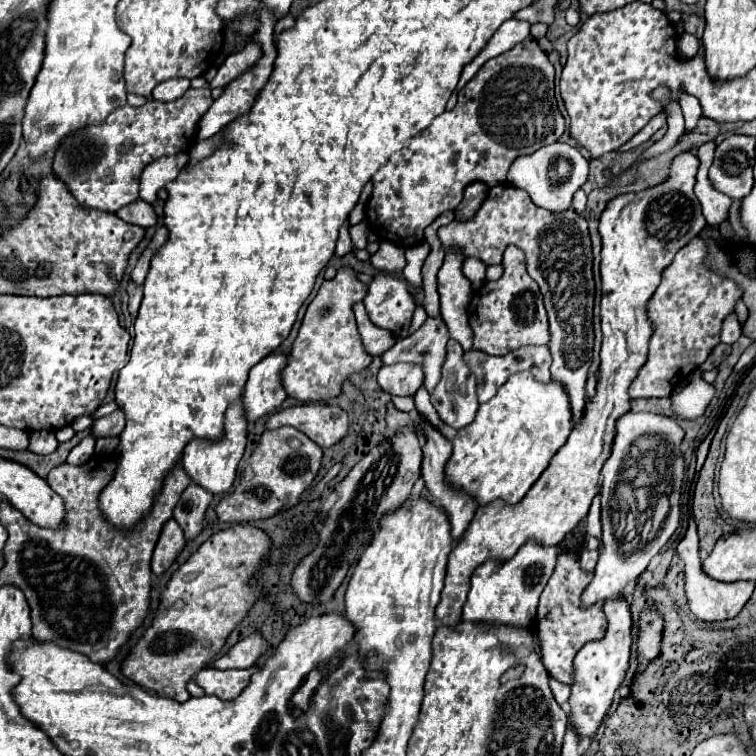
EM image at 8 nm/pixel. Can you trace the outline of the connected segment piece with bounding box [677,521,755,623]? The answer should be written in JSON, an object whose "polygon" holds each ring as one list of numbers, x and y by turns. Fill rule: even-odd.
{"polygon":[[691,521,685,539,677,545,677,555,685,565,685,593,689,599,689,607,693,611,693,615,701,621,725,621,735,617,743,605,749,601,753,589,755,589,755,581,735,581,735,583,723,583,717,579,711,579,709,575,705,575,703,567,701,567,701,559,699,559,699,537,697,537,697,529,695,523]]}

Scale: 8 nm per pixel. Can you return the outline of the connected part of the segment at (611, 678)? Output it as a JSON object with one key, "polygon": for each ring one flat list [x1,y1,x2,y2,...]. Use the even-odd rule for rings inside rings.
{"polygon":[[605,601,605,615,609,619,607,633,599,641,587,643,575,657,575,681,571,685,571,697,569,697,569,721,573,723,575,731,581,739,591,739,597,733,599,723,607,715,613,695,621,685,621,679,625,675,625,667,629,663,629,651,631,651,631,613,627,609,627,601]]}

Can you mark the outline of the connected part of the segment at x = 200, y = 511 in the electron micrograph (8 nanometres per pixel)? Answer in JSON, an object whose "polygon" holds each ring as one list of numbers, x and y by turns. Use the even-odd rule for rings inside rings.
{"polygon":[[189,485,181,493,181,499,173,509,173,519,181,525,185,539,193,539,199,535,201,523,207,507,211,505,211,499,213,495,199,485]]}

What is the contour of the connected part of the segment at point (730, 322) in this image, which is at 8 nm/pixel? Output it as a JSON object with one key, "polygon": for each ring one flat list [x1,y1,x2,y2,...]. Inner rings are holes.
{"polygon":[[729,315,723,323,723,331,721,331,721,343,725,345,733,345,737,339,741,337,741,327,739,327,739,321,737,321,737,315]]}

